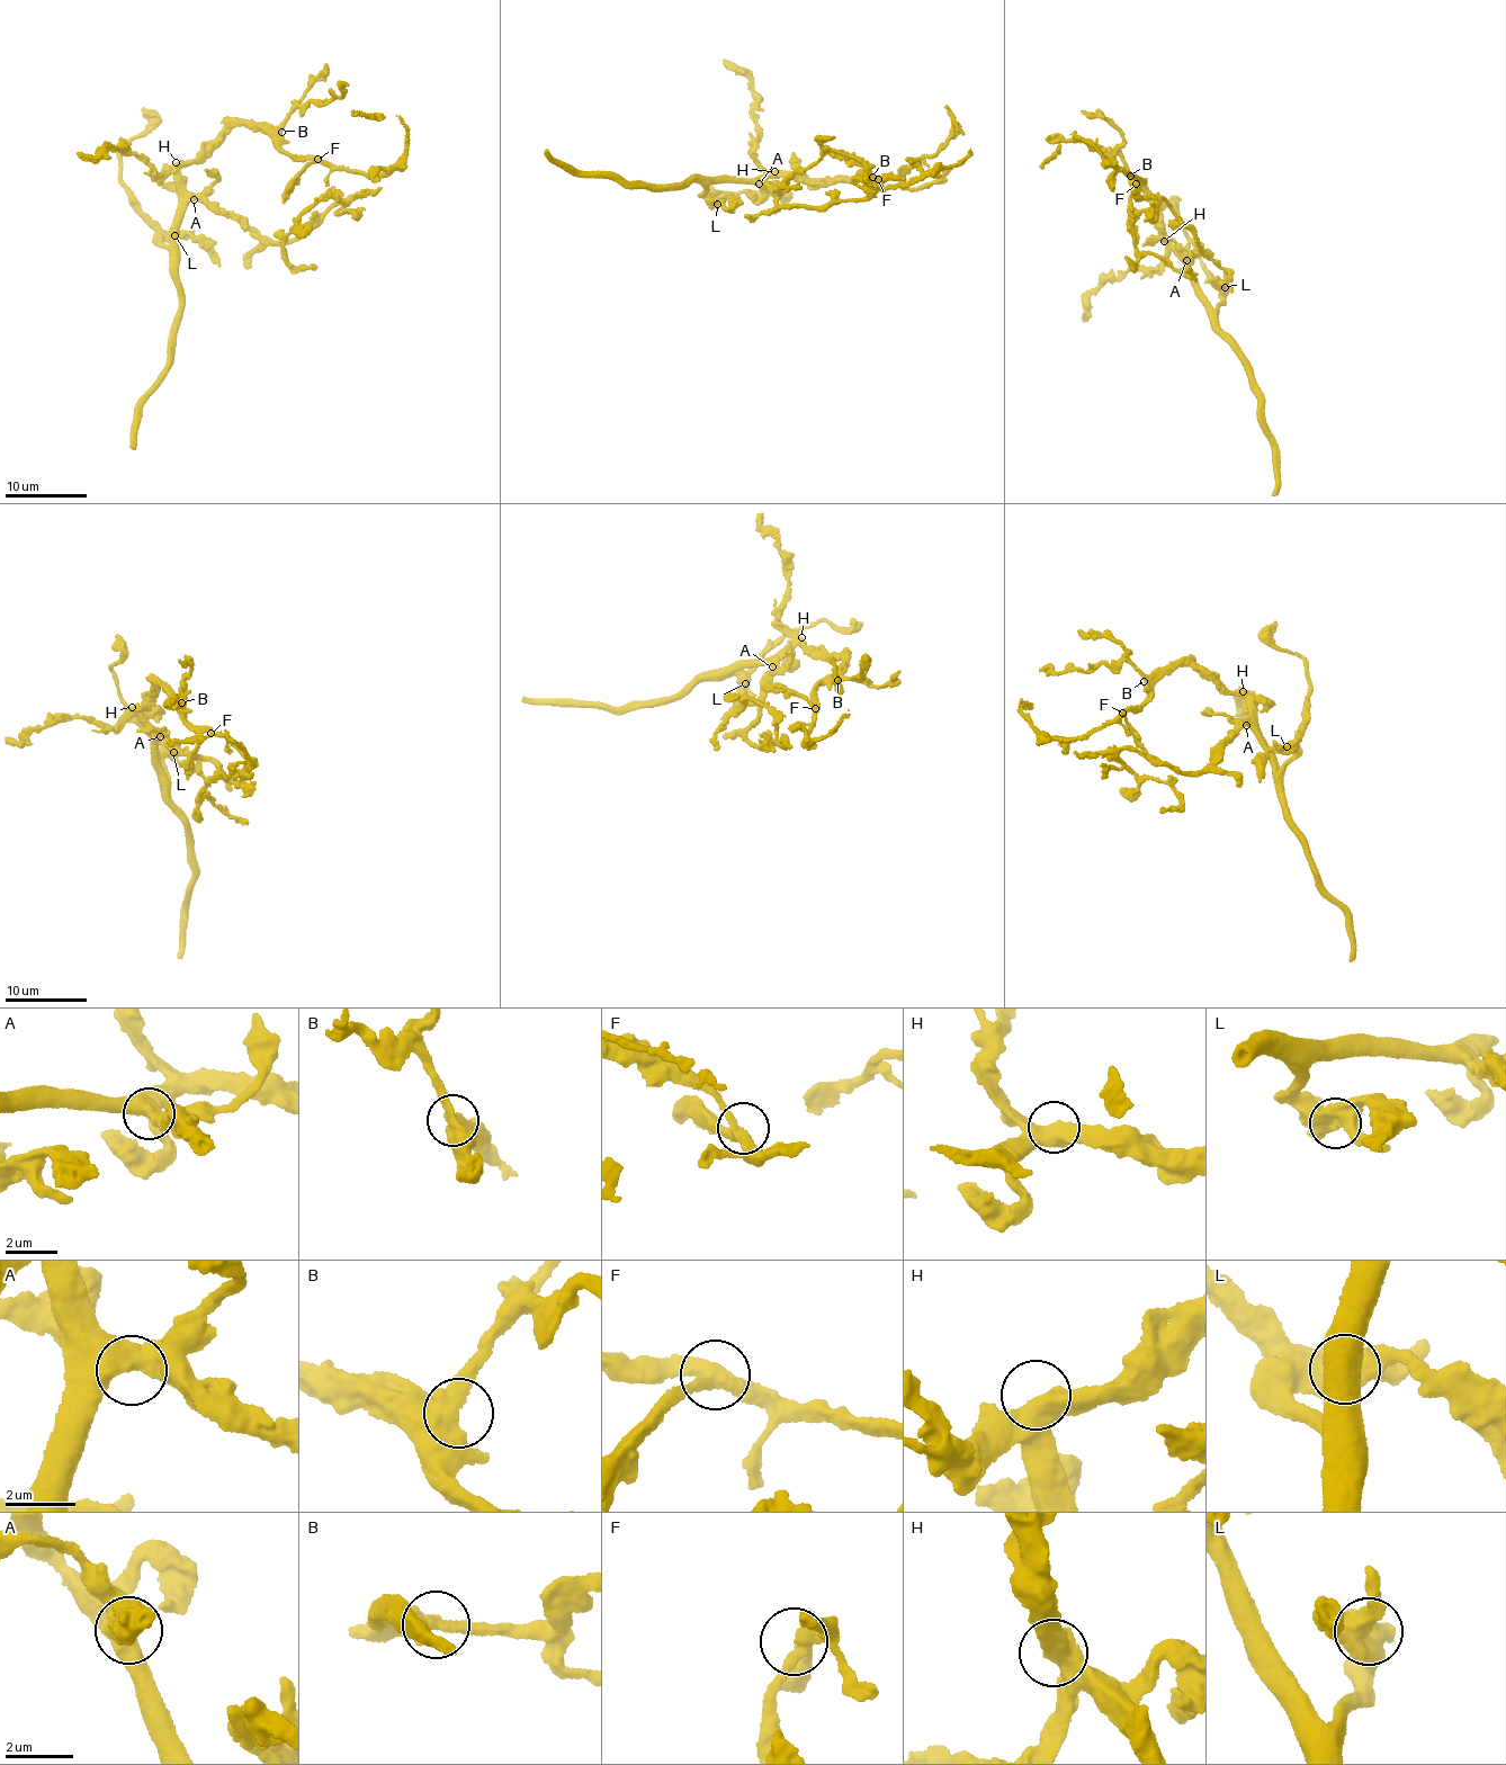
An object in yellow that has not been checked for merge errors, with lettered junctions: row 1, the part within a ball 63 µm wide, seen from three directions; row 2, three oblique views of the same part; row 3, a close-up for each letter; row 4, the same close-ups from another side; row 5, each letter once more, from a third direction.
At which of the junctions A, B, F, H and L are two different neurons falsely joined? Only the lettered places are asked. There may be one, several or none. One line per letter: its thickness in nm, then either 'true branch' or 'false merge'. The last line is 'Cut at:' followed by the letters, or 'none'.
A: calibre 550 nm; true branch
B: calibre 500 nm; true branch
F: calibre 360 nm; true branch
H: calibre 550 nm; true branch
L: calibre 550 nm; true branch
Cut at: none

